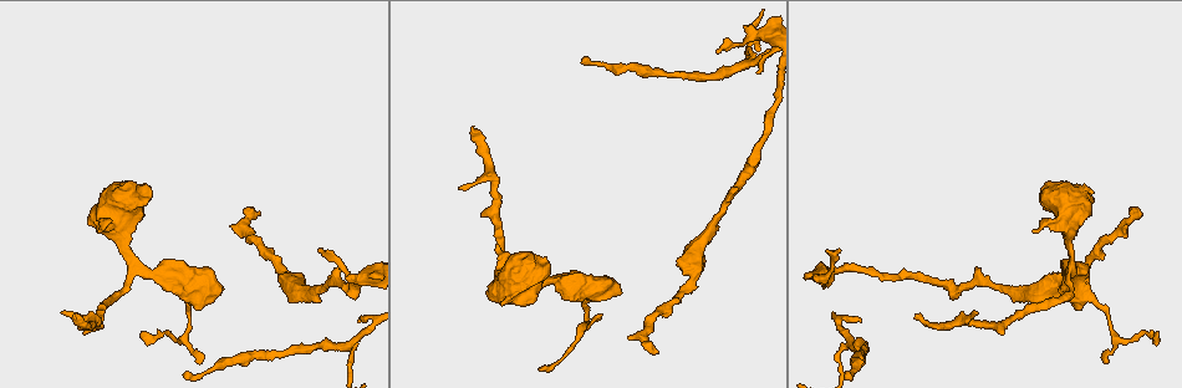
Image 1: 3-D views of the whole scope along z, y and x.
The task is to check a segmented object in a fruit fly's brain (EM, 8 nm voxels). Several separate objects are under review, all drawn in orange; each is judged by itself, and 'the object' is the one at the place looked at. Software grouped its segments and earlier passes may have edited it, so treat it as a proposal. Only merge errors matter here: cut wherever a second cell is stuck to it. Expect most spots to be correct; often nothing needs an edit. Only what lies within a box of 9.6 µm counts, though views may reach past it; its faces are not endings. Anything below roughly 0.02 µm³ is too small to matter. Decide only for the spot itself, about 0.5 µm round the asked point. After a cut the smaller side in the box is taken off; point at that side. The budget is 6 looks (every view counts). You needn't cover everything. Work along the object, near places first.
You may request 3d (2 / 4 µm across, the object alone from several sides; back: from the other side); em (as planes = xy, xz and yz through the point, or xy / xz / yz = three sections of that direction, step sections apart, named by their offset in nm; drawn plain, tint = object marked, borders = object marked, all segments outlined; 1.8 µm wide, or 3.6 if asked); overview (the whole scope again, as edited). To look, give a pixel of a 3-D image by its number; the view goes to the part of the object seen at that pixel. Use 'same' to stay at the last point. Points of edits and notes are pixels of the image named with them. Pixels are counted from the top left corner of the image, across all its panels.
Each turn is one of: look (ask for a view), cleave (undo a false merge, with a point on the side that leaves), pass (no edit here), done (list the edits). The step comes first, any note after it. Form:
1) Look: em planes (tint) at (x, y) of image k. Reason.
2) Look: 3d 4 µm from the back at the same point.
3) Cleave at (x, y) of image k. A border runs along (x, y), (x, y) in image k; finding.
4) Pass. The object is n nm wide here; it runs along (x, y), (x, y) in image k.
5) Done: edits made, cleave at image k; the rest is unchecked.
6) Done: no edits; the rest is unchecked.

Look: em planes (tint) at (132, 266) of image 1. Three-way junction.

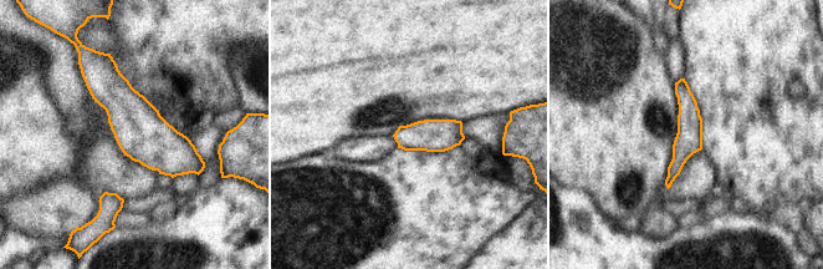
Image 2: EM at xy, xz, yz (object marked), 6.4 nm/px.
Pass. It runs along (112, 64), (112, 90), (197, 169) in image 2; continuous, no second cell.

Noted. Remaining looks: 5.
Look: 3d 4 µm at (231, 361) of image 1. Calibre changes.

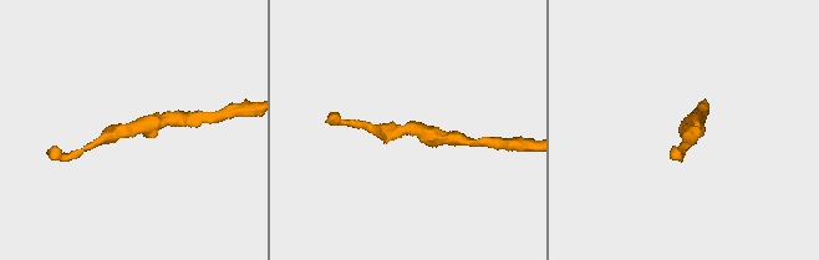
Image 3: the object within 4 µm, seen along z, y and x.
Look: em yz step 8 (tint) at (125, 129) of image 3. Shape alone is not enough.

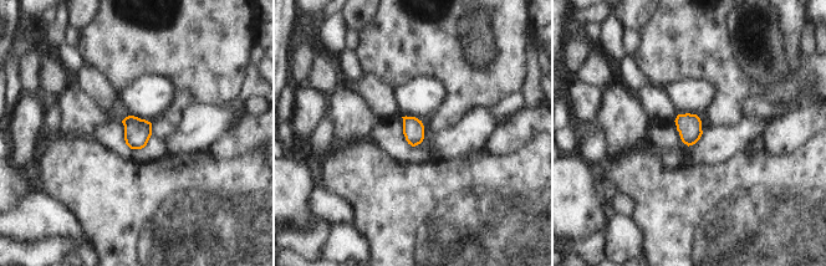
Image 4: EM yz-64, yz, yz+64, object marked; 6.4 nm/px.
Look: em planes (tint) at the same point. Cut it another way.

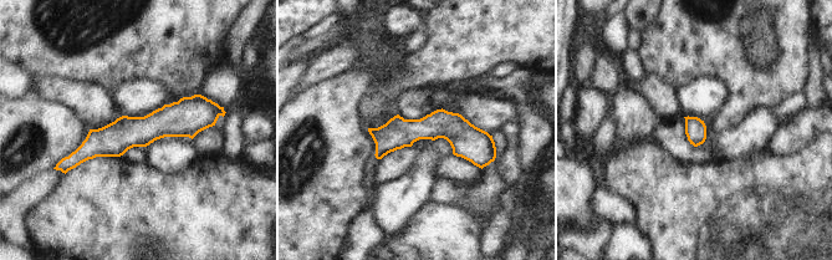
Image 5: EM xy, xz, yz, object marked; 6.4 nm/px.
Pass. It runs along (212, 116), (126, 132), (71, 161) in image 5; one cell here.

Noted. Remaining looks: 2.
Look: 3d 2 µm at (825, 276) of image 1.

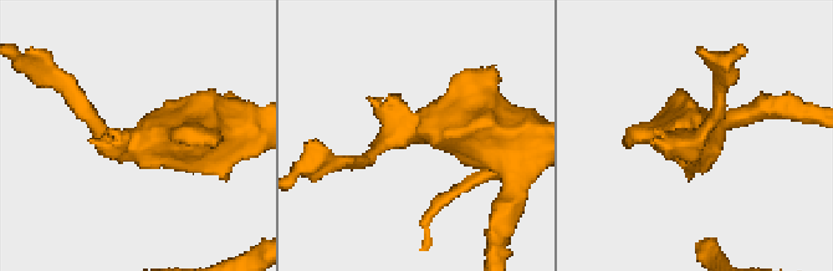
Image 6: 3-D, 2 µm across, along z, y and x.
Look: em 3.6 µm planes (tint) at (684, 146) of image 6. Now the EM.

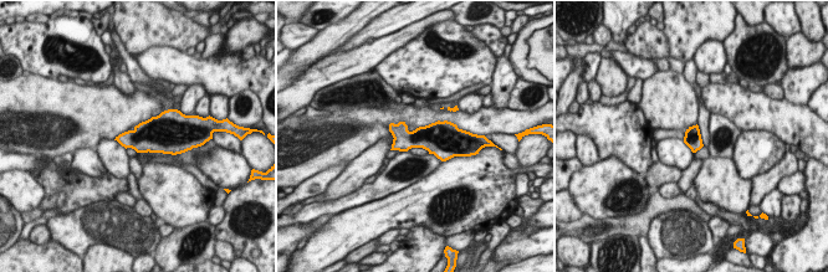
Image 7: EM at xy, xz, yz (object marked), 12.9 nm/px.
Pass. One cell here.

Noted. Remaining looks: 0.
Done: no edits; the rest is unchecked.

